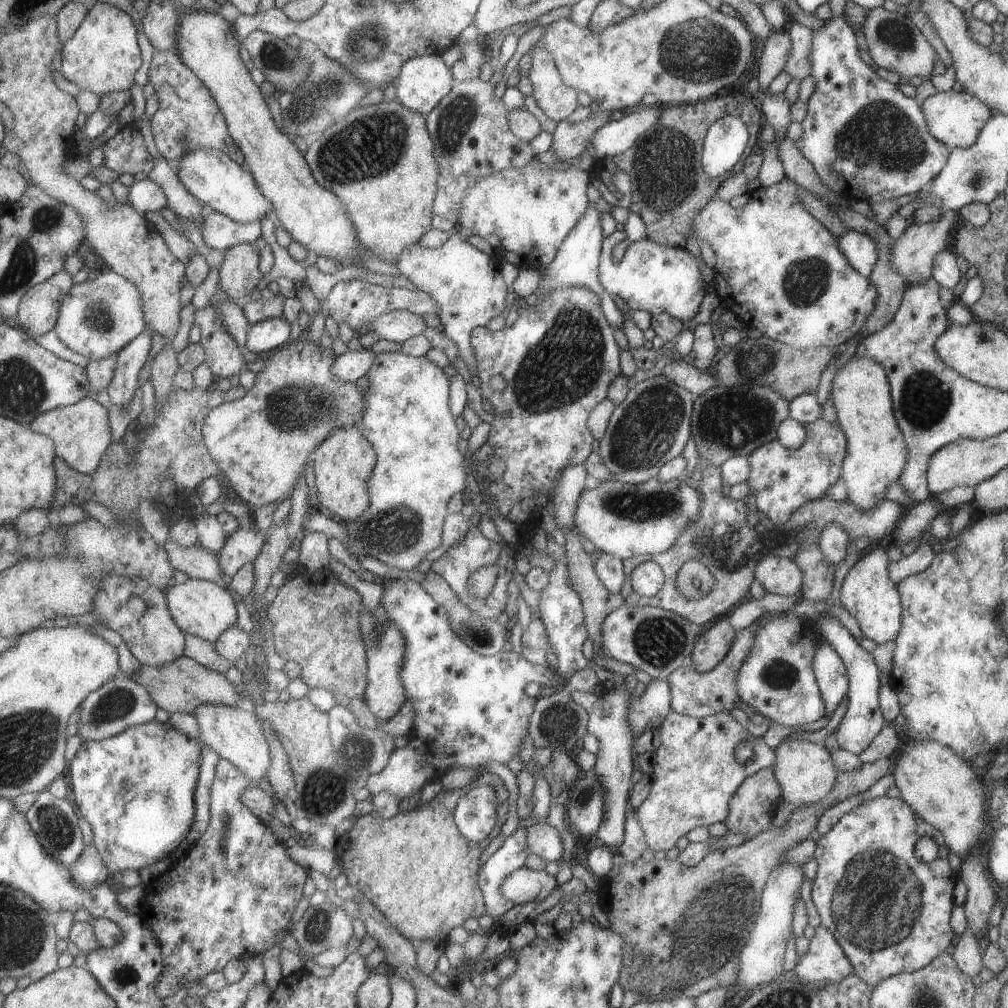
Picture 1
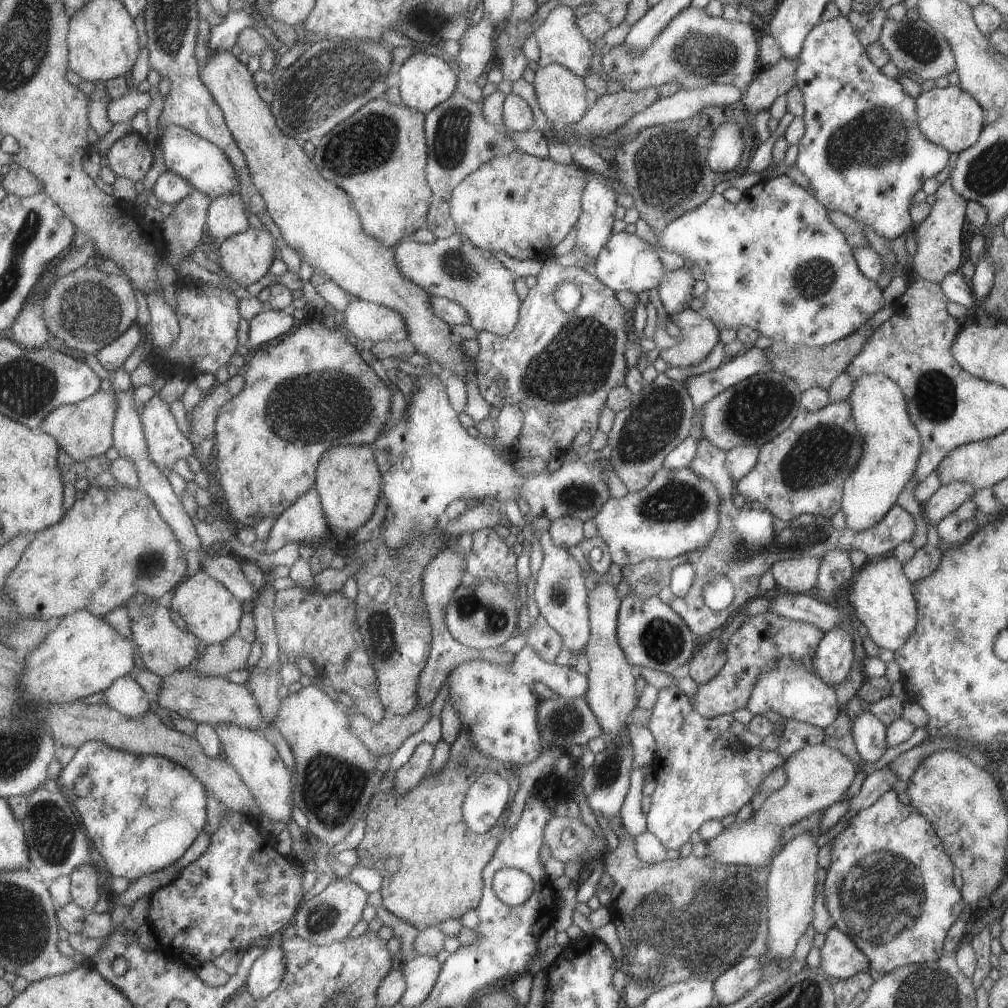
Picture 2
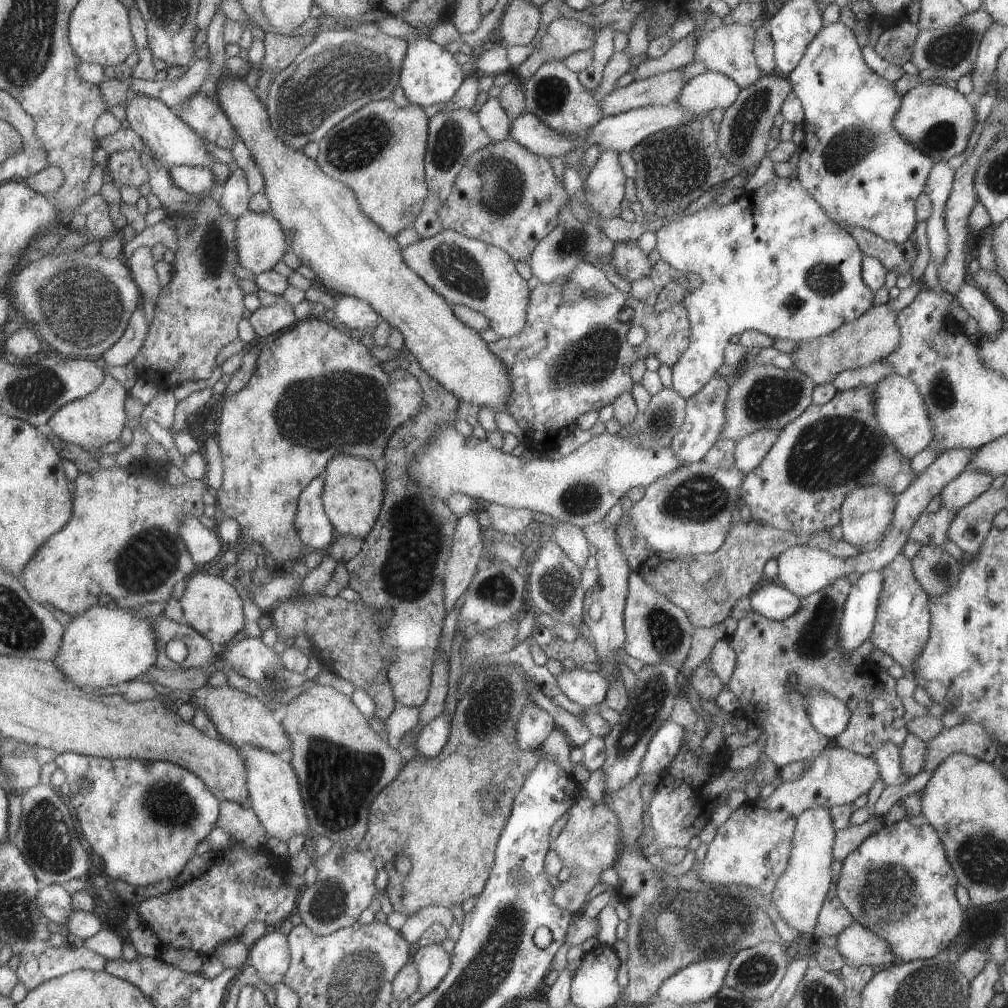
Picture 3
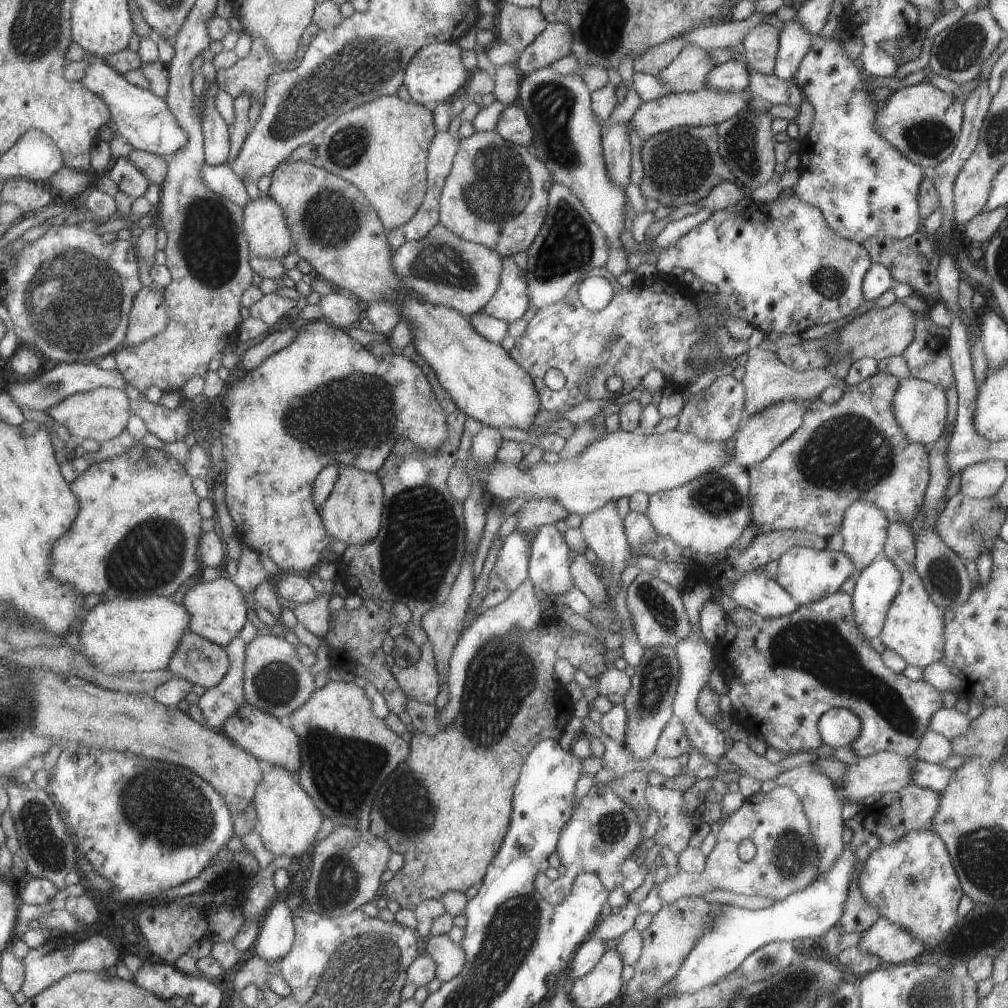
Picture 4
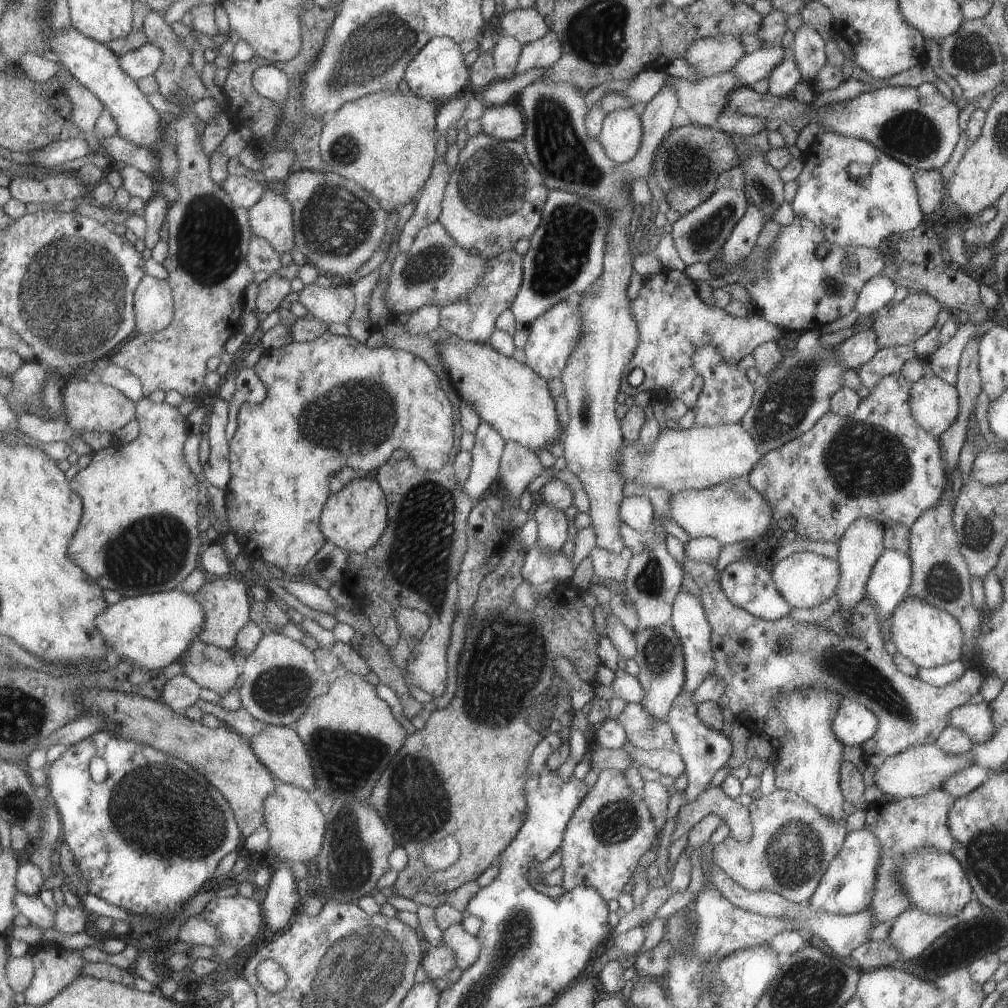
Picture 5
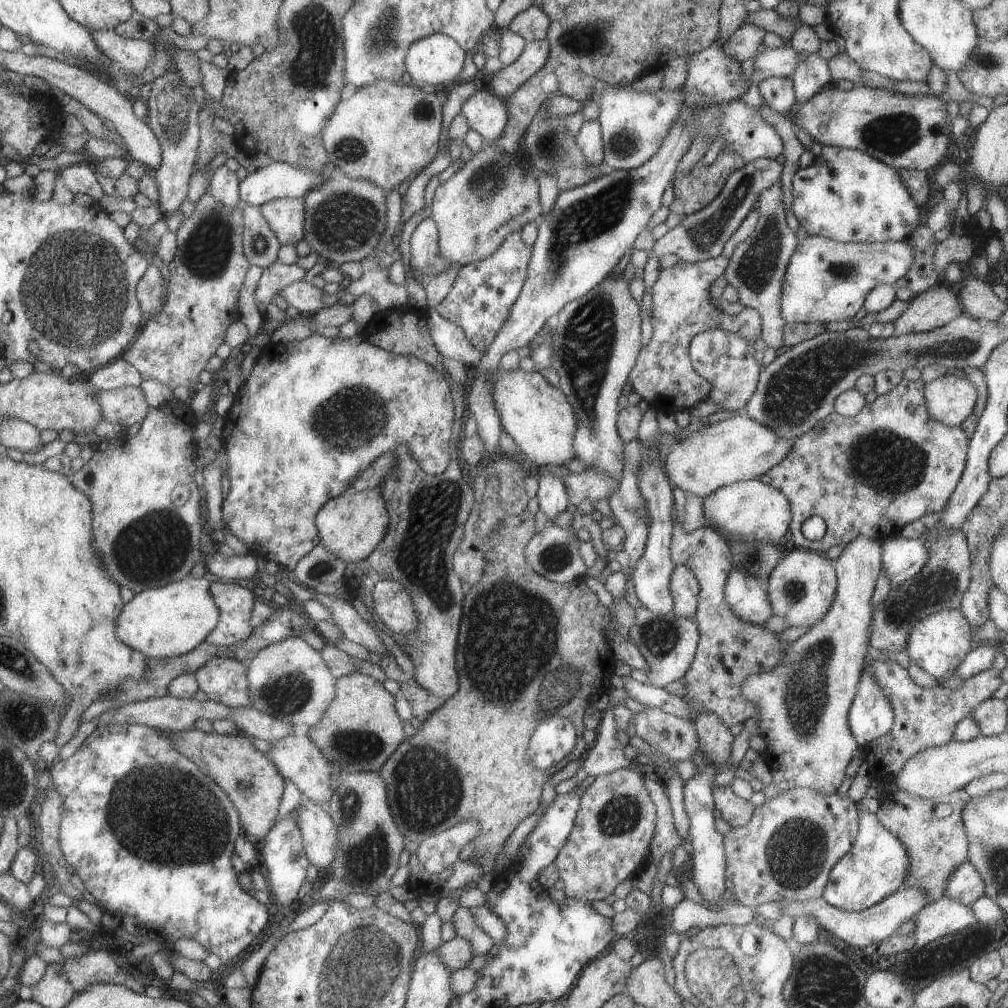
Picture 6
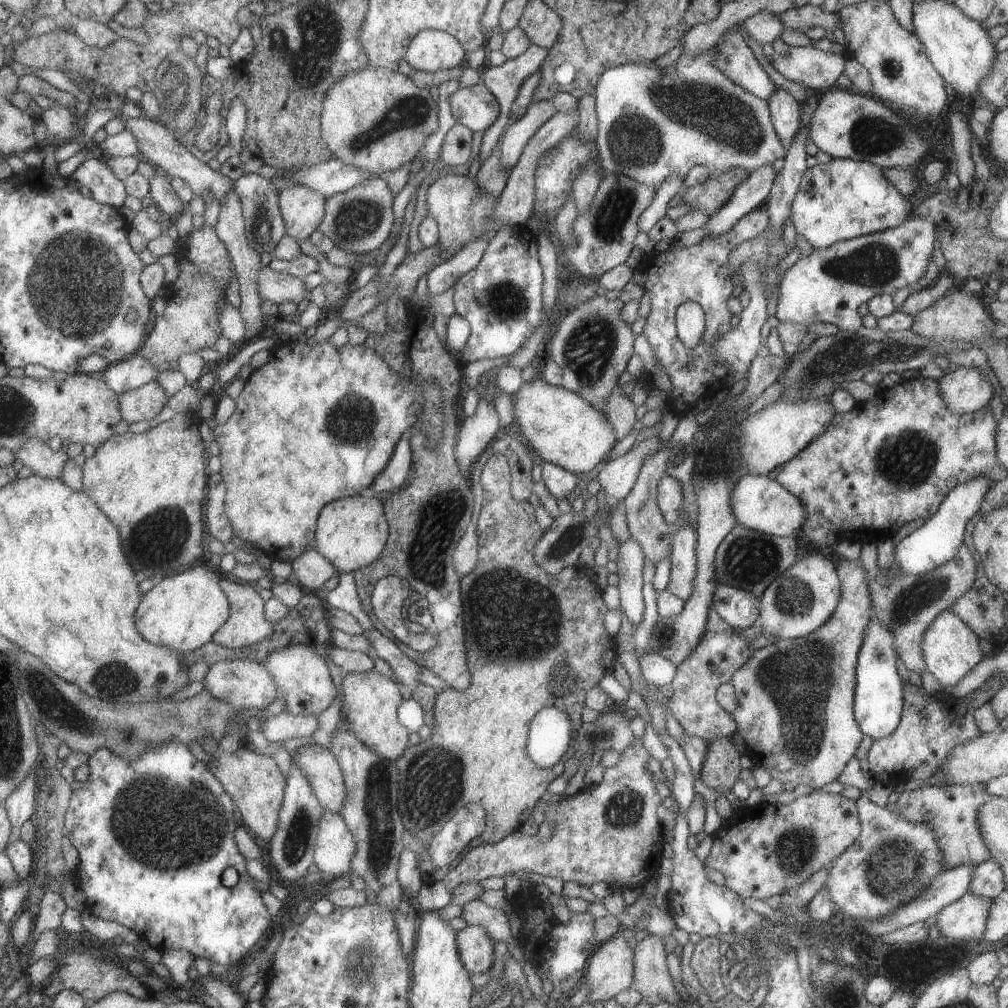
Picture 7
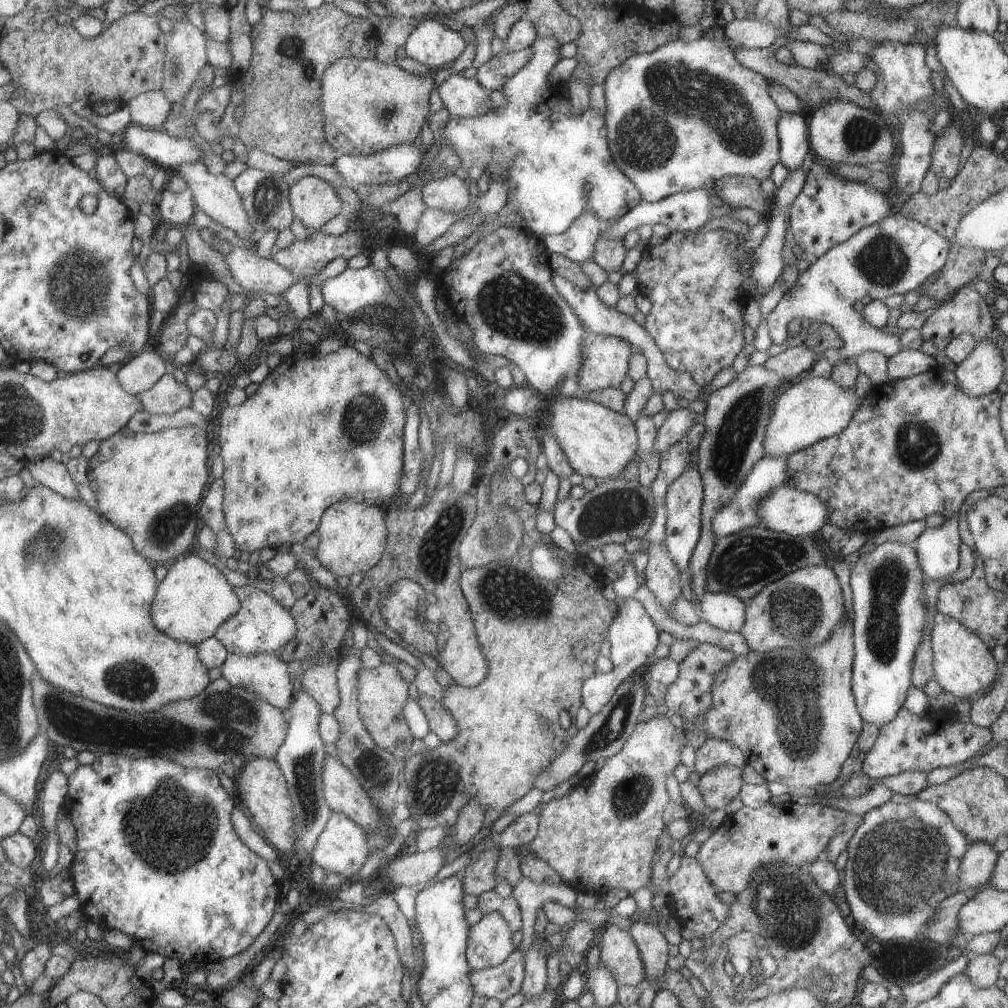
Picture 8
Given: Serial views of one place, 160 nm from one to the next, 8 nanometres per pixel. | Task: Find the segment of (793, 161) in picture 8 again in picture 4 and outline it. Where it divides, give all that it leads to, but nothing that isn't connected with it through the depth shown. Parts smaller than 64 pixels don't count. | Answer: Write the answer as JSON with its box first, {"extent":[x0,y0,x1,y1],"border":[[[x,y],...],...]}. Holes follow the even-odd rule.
{"extent":[772,18,813,80],"border":[[[796,18],[778,25],[779,44],[772,75],[781,80],[790,80],[795,76],[803,56],[809,51],[813,37]]]}

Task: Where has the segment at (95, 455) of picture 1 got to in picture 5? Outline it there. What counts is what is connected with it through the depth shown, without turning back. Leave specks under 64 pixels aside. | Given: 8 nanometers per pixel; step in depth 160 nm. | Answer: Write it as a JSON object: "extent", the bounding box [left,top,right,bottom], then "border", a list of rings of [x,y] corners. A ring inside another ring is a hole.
{"extent":[62,378,135,433],"border":[[[84,378],[69,379],[63,383],[62,408],[65,408],[67,425],[73,430],[115,433],[135,419],[135,403],[123,392],[105,384],[90,384]]]}

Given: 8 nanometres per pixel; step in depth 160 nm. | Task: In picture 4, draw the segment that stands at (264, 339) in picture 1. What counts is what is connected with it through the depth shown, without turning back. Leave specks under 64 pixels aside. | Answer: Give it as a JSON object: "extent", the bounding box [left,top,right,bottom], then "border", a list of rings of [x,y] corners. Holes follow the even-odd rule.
{"extent":[249,292,296,330],"border":[[[273,292],[271,294],[262,295],[261,298],[249,307],[250,317],[261,320],[269,326],[270,330],[277,329],[276,322],[280,318],[287,317],[287,311],[295,307],[296,302],[289,298],[282,298]]]}

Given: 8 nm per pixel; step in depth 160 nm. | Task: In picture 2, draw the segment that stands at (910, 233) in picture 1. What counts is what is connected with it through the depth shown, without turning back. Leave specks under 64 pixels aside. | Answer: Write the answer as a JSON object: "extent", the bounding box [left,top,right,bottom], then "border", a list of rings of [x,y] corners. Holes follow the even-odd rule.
{"extent":[911,179,967,284],"border":[[[949,179],[939,185],[934,192],[935,202],[929,214],[914,230],[916,249],[911,256],[911,268],[922,279],[938,284],[948,272],[959,271],[963,260],[963,224],[965,224],[965,209],[967,201],[962,199],[950,187]]]}

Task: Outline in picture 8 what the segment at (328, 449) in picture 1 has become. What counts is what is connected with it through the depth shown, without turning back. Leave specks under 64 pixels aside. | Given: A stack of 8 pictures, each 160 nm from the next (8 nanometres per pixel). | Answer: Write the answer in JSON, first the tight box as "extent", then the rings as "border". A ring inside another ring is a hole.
{"extent":[314,499,387,577],"border":[[[346,499],[331,504],[321,516],[317,533],[319,542],[314,549],[317,562],[335,577],[351,577],[377,566],[385,549],[387,532],[384,512],[372,502]]]}

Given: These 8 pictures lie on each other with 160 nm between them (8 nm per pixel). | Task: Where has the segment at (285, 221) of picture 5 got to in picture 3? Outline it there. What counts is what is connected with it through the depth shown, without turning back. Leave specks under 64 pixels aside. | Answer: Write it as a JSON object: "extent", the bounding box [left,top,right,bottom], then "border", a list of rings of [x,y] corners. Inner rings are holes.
{"extent":[234,210,288,276],"border":[[[247,210],[235,221],[234,246],[237,248],[239,266],[256,276],[262,272],[270,271],[273,265],[281,260],[281,257],[288,250],[288,241],[285,240],[281,225],[272,217],[269,211],[253,213]]]}

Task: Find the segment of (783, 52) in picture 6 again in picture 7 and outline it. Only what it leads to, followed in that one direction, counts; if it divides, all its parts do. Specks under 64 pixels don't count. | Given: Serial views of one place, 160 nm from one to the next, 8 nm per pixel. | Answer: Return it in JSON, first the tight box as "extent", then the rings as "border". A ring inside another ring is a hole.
{"extent":[769,47,846,92],"border":[[[789,47],[783,56],[774,54],[769,62],[783,78],[804,85],[813,92],[823,92],[836,86],[836,80],[844,70],[845,57],[846,54],[822,52],[812,47]]]}

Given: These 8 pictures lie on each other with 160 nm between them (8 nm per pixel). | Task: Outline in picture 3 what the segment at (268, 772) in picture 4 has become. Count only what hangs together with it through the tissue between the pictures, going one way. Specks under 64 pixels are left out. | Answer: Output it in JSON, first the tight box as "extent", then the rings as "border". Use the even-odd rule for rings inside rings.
{"extent":[235,745,309,842],"border":[[[253,745],[235,747],[246,768],[246,787],[250,796],[250,808],[263,825],[269,837],[287,842],[295,834],[309,835],[308,820],[300,795],[301,784],[291,763],[275,756],[274,752]]]}

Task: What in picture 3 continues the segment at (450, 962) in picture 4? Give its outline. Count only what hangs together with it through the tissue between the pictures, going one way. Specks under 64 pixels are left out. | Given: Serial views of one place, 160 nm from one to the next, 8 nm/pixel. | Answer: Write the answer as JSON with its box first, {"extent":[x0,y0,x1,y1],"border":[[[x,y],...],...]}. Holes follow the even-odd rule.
{"extent":[412,944,450,995],"border":[[[440,944],[427,945],[417,949],[413,954],[412,963],[418,972],[416,990],[426,995],[445,976],[449,968],[450,956]]]}

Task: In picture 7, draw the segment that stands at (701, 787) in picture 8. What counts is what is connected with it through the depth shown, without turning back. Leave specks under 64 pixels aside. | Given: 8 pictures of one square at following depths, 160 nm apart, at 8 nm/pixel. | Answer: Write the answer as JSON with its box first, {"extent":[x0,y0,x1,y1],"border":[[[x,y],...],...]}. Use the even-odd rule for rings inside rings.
{"extent":[699,738,740,796],"border":[[[715,738],[707,744],[699,779],[721,796],[731,789],[738,778],[740,757],[731,738]]]}

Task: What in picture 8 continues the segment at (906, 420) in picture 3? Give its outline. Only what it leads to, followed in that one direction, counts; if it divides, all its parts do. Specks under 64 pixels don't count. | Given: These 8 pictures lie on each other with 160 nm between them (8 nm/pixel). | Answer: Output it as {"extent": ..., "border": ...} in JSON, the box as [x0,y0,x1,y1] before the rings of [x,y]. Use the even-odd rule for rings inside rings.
{"extent":[955,340,1005,396],"border":[[[979,340],[975,346],[971,348],[971,352],[961,364],[956,366],[955,383],[961,392],[965,392],[967,396],[984,396],[997,390],[999,384],[1003,381],[1005,364],[1003,364],[1003,356],[1001,350],[997,348],[997,344],[993,340]]]}

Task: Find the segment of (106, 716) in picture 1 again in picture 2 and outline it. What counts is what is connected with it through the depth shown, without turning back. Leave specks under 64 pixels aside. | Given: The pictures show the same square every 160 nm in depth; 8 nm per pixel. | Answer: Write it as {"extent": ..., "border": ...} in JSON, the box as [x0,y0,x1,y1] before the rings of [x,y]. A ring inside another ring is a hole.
{"extent":[101,675,149,718],"border":[[[129,675],[116,678],[101,694],[101,703],[127,718],[136,718],[149,710],[147,693]]]}

